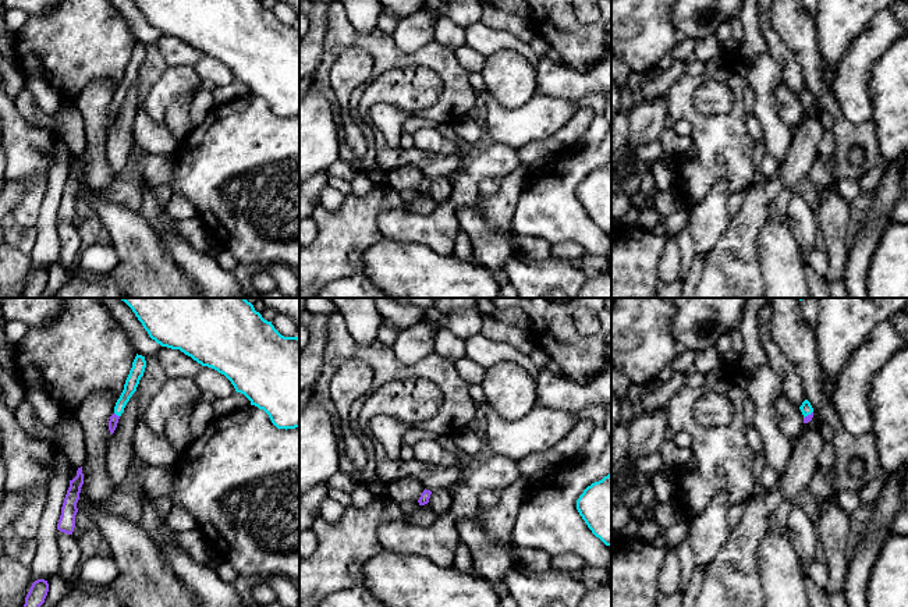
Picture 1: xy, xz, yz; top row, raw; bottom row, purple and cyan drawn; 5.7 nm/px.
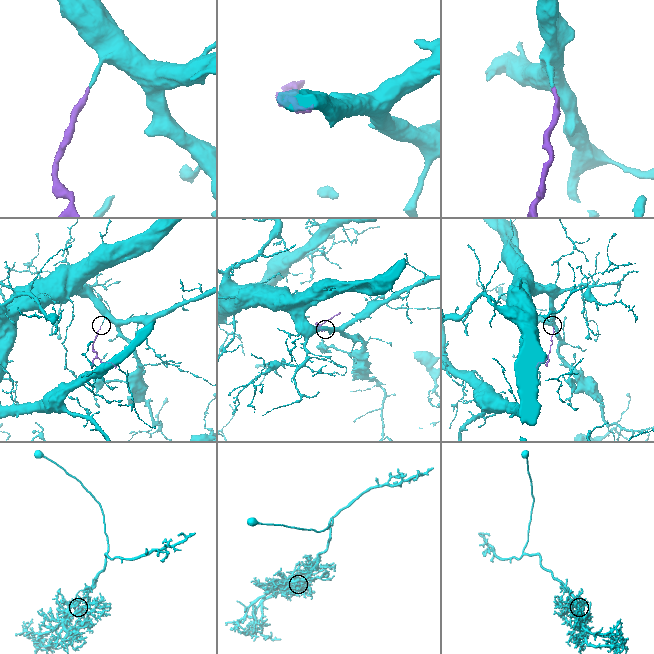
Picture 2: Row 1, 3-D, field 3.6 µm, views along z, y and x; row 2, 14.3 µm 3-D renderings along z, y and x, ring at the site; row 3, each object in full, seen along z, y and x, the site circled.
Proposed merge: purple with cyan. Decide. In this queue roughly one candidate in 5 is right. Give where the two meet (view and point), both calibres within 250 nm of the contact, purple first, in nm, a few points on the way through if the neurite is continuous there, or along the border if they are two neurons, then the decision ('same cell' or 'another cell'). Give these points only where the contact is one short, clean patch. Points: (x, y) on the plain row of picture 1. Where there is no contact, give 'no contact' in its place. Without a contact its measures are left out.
xy (116, 103) | 50/80 nm | across xy (113, 109), (116, 103), (132, 68) | same cell

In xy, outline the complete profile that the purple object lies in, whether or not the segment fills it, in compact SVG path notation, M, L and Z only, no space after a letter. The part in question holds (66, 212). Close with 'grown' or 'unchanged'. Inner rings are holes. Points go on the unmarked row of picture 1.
M81 155L77 159L77 164L72 168L70 168L70 175L67 178L67 182L61 195L61 203L57 212L57 217L67 223L72 223L75 216L75 203L78 200L77 191L79 188L82 173L84 173L84 161Z; unchanged

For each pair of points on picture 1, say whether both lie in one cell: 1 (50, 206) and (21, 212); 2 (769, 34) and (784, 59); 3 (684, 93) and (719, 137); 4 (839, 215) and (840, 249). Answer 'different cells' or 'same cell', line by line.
1: different cells
2: same cell
3: same cell
4: same cell

